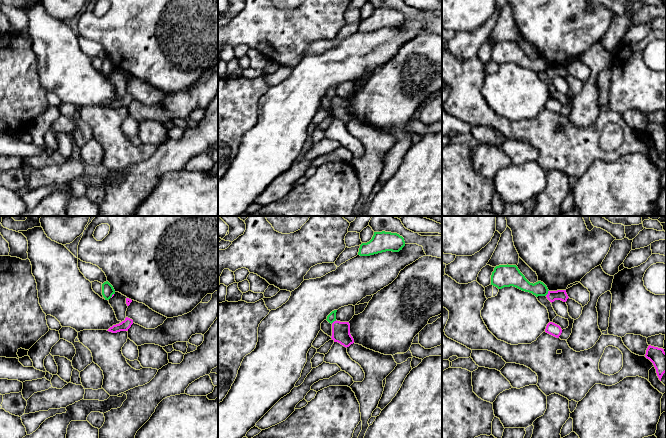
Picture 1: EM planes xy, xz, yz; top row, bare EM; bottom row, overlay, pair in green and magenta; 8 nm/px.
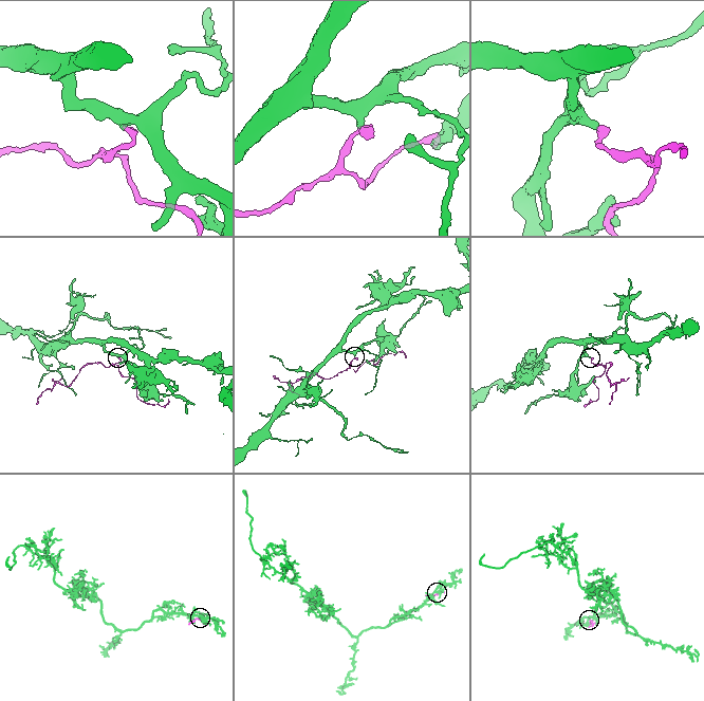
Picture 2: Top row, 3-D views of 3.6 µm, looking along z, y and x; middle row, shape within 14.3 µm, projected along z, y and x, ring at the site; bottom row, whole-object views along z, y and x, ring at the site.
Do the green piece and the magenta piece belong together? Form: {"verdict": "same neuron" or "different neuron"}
{"verdict": "different neuron"}

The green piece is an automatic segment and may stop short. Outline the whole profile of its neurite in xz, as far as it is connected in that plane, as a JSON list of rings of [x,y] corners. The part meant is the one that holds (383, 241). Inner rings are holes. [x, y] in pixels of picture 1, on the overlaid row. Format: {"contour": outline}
{"contour": [[[374,232],[369,242],[360,245],[358,255],[370,256],[386,251],[399,252],[404,246],[404,238],[397,233]]]}

